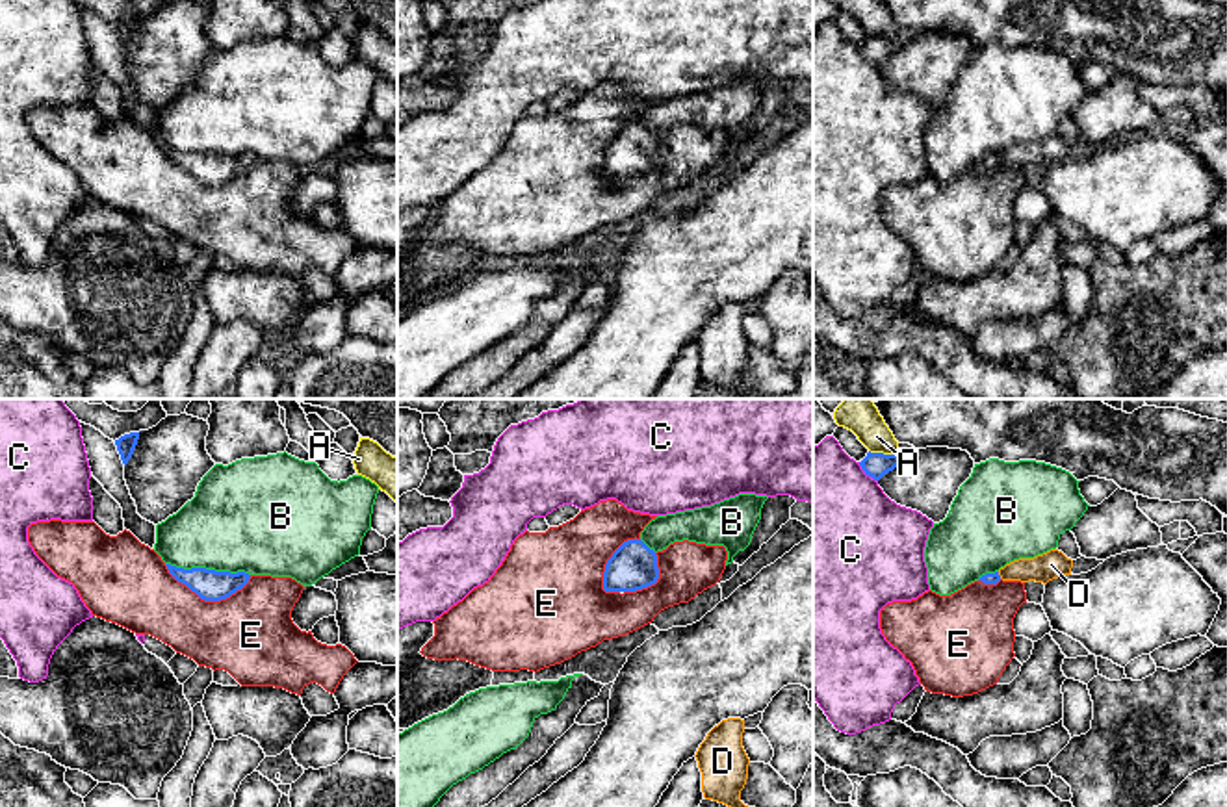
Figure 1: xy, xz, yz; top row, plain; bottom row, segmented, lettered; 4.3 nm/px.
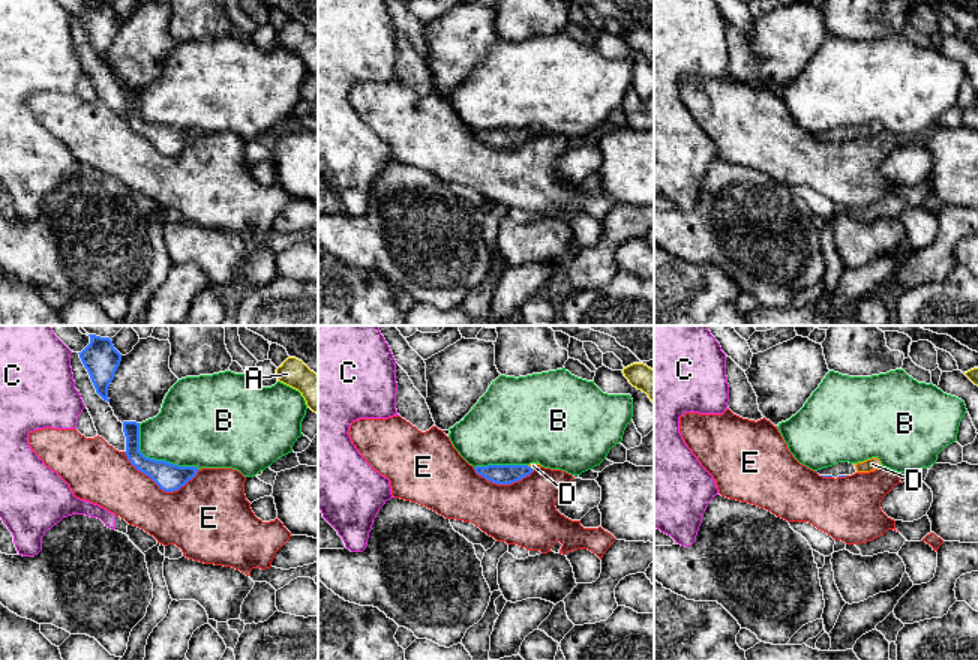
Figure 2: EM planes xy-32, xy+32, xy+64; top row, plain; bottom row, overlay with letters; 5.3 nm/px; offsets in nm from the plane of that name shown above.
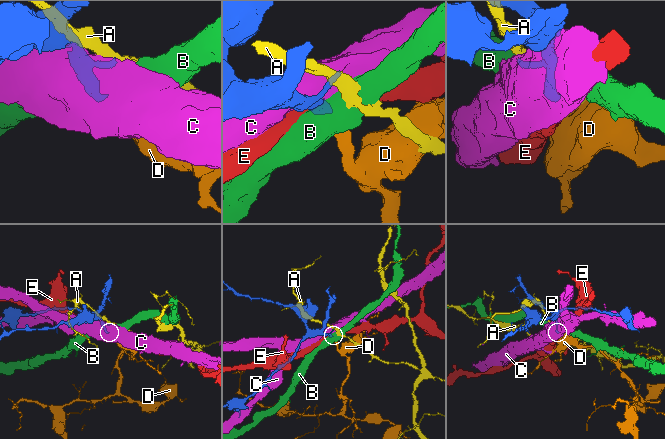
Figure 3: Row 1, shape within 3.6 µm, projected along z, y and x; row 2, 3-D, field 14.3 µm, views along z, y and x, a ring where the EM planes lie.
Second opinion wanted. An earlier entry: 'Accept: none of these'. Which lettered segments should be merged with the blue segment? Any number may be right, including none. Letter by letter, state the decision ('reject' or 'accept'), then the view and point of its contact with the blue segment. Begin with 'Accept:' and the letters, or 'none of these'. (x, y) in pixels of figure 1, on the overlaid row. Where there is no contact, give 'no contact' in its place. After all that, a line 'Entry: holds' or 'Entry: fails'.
Accept: D
A: reject; contact yz (882, 453)
B: reject; contact xy (208, 570)
C: reject; contact yz (867, 473)
D: accept; contact yz (999, 576)
E: reject; contact xy (206, 600)
Entry: fails

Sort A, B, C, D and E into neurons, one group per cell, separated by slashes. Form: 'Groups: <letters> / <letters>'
Groups: A / B / C / D / E

